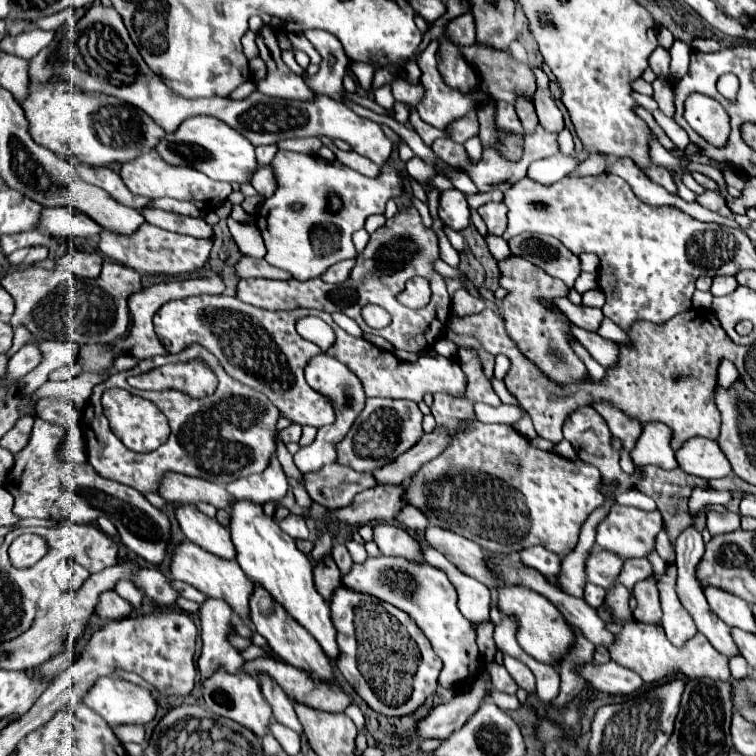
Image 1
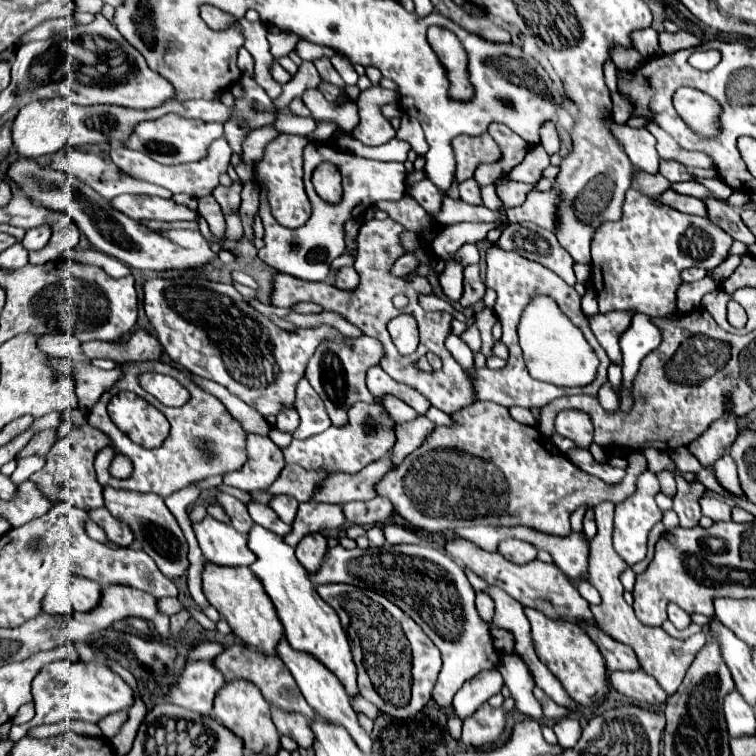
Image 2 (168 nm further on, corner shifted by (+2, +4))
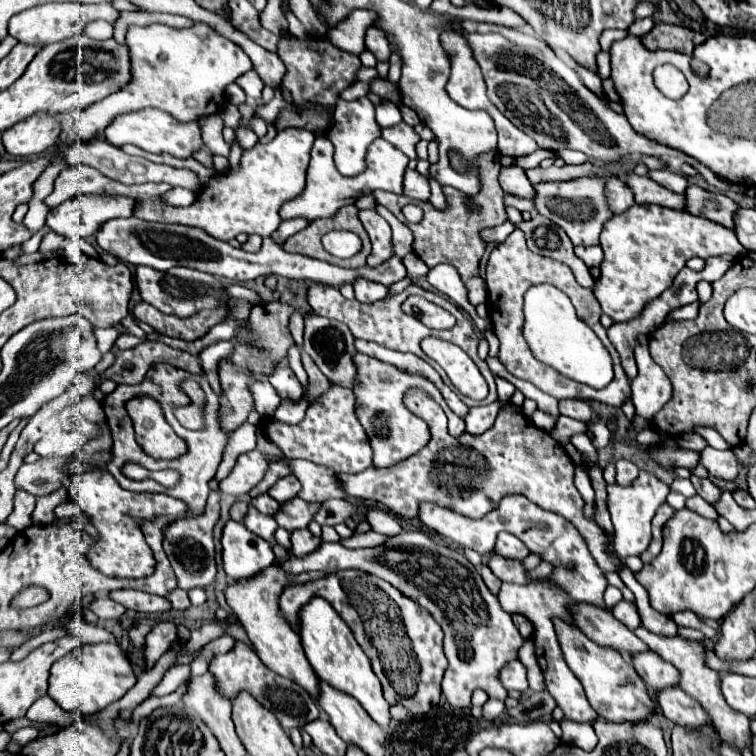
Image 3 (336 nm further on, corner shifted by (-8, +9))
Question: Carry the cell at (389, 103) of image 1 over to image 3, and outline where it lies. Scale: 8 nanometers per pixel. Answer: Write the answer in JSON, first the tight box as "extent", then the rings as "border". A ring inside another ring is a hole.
{"extent":[366,26,390,62],"border":[[[370,26],[366,30],[366,48],[380,60],[386,62],[390,58],[390,46],[388,46],[388,38],[386,34],[382,34],[382,30],[378,30],[376,26]]]}

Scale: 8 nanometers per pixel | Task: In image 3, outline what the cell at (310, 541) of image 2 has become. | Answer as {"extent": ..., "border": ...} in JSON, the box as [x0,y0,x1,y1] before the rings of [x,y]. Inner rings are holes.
{"extent":[290,530,320,556],"border":[[[294,530],[294,534],[290,534],[290,554],[292,556],[306,556],[310,552],[314,552],[318,546],[320,546],[320,538],[312,536],[310,530]]]}

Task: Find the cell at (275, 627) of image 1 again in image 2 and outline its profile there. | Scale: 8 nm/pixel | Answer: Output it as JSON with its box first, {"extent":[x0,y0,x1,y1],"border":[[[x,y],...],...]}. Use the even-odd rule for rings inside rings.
{"extent":[276,639,372,753],"border":[[[280,639],[280,643],[276,645],[276,653],[278,657],[284,661],[284,665],[290,669],[290,673],[294,675],[302,695],[306,697],[306,701],[316,709],[316,713],[324,719],[324,721],[330,721],[330,723],[340,723],[348,729],[348,733],[352,735],[352,739],[356,741],[356,745],[368,753],[372,749],[372,739],[370,735],[358,725],[356,721],[356,713],[352,711],[350,707],[350,701],[348,701],[348,693],[344,691],[344,685],[332,677],[332,671],[328,671],[320,661],[312,659],[312,655],[304,655],[304,651],[292,651],[290,643],[286,639]]]}

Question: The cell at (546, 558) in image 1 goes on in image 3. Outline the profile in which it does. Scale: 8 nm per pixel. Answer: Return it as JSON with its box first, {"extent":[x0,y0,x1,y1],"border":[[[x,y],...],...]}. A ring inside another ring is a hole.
{"extent":[494,532,530,560],"border":[[[508,532],[498,534],[494,552],[500,554],[500,556],[504,556],[504,558],[520,558],[520,560],[530,554],[528,548],[526,548],[516,536],[512,536],[512,534],[508,534]]]}

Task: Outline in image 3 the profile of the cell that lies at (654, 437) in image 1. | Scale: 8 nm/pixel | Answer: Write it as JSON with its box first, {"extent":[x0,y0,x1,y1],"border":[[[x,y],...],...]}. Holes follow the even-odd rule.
{"extent":[700,448,740,480],"border":[[[704,448],[700,464],[706,466],[708,474],[722,478],[722,480],[734,480],[740,470],[740,460],[732,450],[716,450],[716,448]]]}

